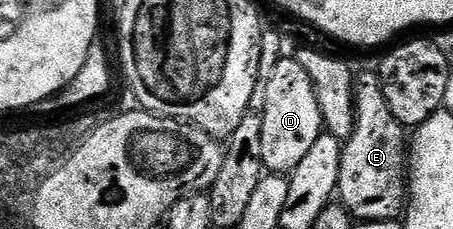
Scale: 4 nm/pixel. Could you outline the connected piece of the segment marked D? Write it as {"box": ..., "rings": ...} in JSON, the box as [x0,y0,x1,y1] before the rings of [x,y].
{"box":[262,59,325,175],"rings":[[[281,59],[266,83],[266,103],[262,115],[262,163],[272,175],[288,175],[302,163],[302,158],[314,147],[321,133],[325,132],[322,111],[310,75],[302,63],[294,59]]]}

